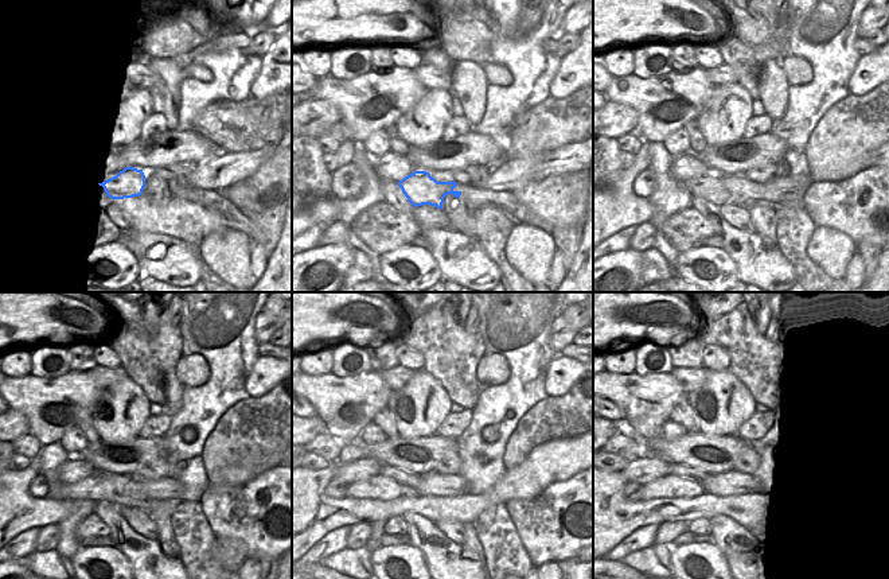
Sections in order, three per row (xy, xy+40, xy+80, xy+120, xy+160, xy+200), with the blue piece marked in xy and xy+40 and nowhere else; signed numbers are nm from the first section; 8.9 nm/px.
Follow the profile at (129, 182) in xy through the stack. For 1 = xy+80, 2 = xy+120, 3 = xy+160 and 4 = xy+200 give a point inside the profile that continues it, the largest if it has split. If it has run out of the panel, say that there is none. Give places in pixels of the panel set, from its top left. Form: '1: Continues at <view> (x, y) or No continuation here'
1: Continues at xy+80 (720, 190)
2: Continues at xy+120 (127, 492)
3: Continues at xy+160 (377, 488)
4: Continues at xy+200 (671, 486)

